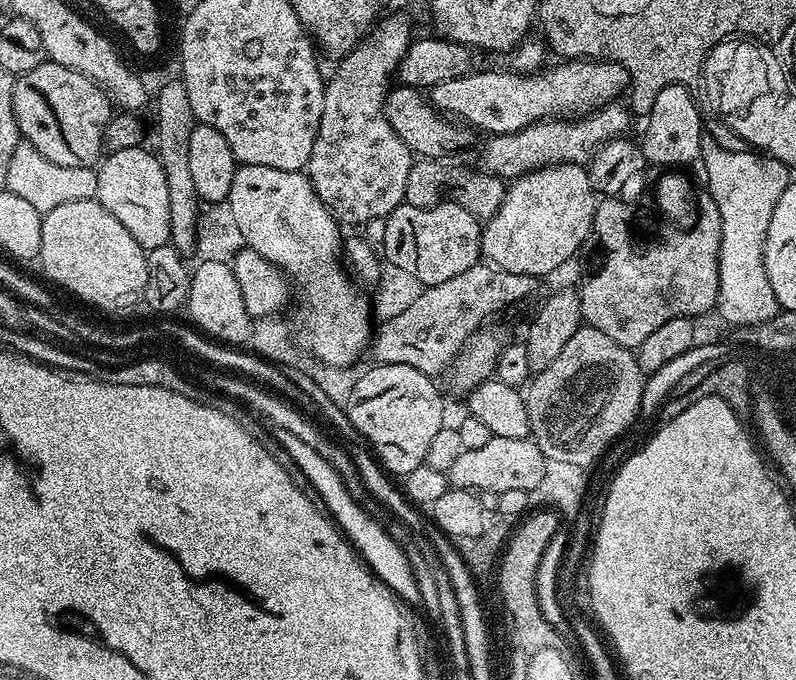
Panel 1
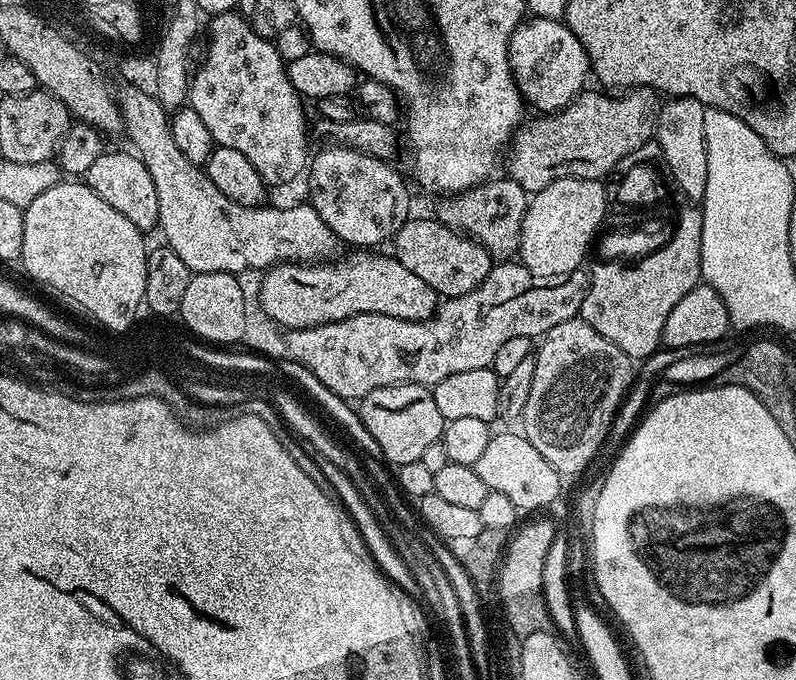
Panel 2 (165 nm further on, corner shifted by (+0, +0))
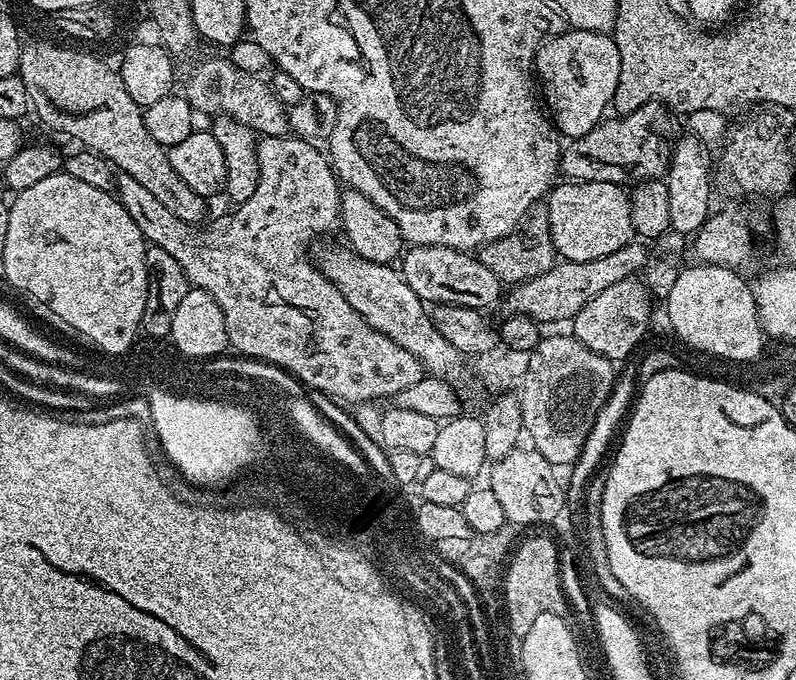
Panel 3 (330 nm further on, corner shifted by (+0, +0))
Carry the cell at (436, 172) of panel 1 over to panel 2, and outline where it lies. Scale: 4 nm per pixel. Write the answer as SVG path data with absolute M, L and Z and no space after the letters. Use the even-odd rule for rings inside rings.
M507 178L496 179L477 184L475 188L468 188L465 192L445 195L434 216L447 228L463 232L480 243L490 253L493 261L508 262L520 250L520 227L528 209L530 194L522 186L518 186L518 182Z

